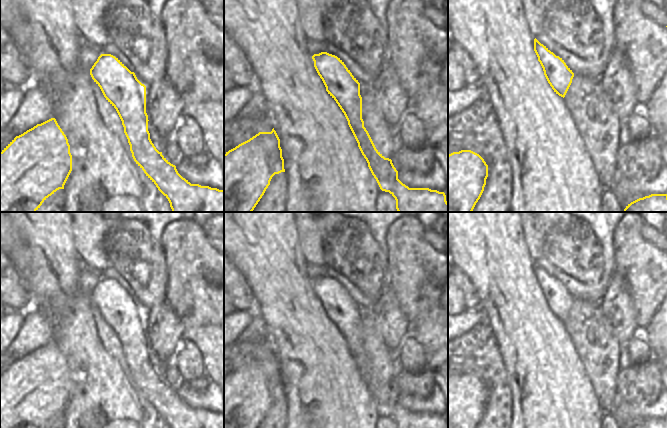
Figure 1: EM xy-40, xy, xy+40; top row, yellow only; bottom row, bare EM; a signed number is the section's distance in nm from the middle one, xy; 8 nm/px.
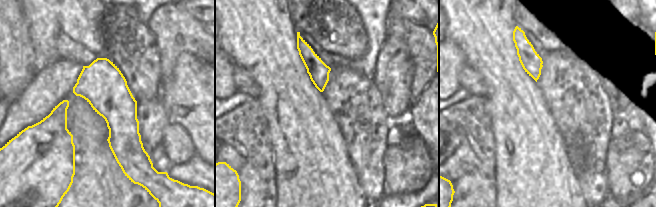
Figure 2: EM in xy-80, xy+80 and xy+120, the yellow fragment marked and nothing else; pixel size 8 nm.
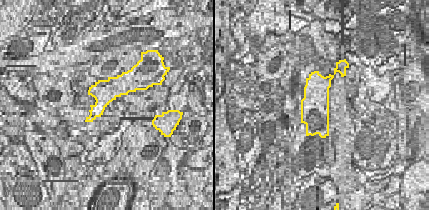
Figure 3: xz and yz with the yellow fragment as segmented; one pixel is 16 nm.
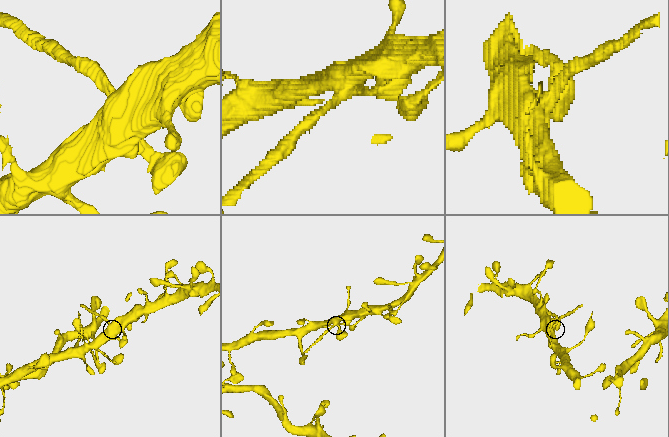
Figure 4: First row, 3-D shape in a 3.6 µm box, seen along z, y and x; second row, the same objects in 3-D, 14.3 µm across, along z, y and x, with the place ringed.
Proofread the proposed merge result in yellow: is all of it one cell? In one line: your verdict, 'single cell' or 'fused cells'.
fused cells

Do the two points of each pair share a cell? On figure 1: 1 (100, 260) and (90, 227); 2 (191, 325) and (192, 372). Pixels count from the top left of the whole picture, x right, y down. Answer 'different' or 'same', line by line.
1: same
2: different

